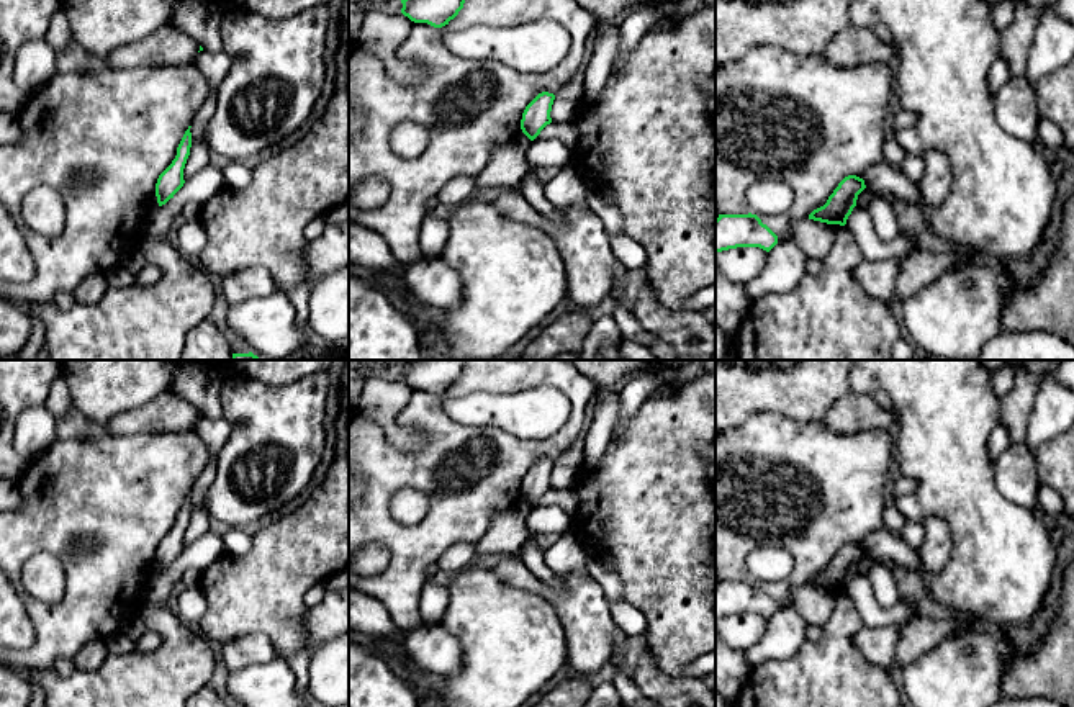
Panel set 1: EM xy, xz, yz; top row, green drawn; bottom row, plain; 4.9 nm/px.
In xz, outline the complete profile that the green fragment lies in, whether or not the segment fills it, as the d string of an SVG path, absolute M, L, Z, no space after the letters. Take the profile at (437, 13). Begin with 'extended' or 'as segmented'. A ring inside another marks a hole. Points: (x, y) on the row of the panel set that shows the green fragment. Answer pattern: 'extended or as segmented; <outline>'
as segmented; M401 0L401 13L414 23L442 28L463 8L465 0Z

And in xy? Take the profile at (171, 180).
as segmented; M190 128L185 131L178 147L177 155L172 164L159 175L156 183L156 196L159 206L165 205L174 195L183 187L183 169L190 155L192 133Z

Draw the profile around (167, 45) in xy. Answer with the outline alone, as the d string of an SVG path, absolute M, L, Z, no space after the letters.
M172 23L154 33L113 49L106 57L108 69L178 65L195 61L200 44Z

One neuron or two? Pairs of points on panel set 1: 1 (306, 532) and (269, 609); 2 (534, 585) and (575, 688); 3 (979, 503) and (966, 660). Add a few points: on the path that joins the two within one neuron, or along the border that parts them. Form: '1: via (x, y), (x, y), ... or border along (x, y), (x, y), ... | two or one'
1: via (295, 552), (272, 576), (269, 589) | one
2: border along (575, 675), (596, 679) | two
3: via (983, 542), (983, 621) | one

